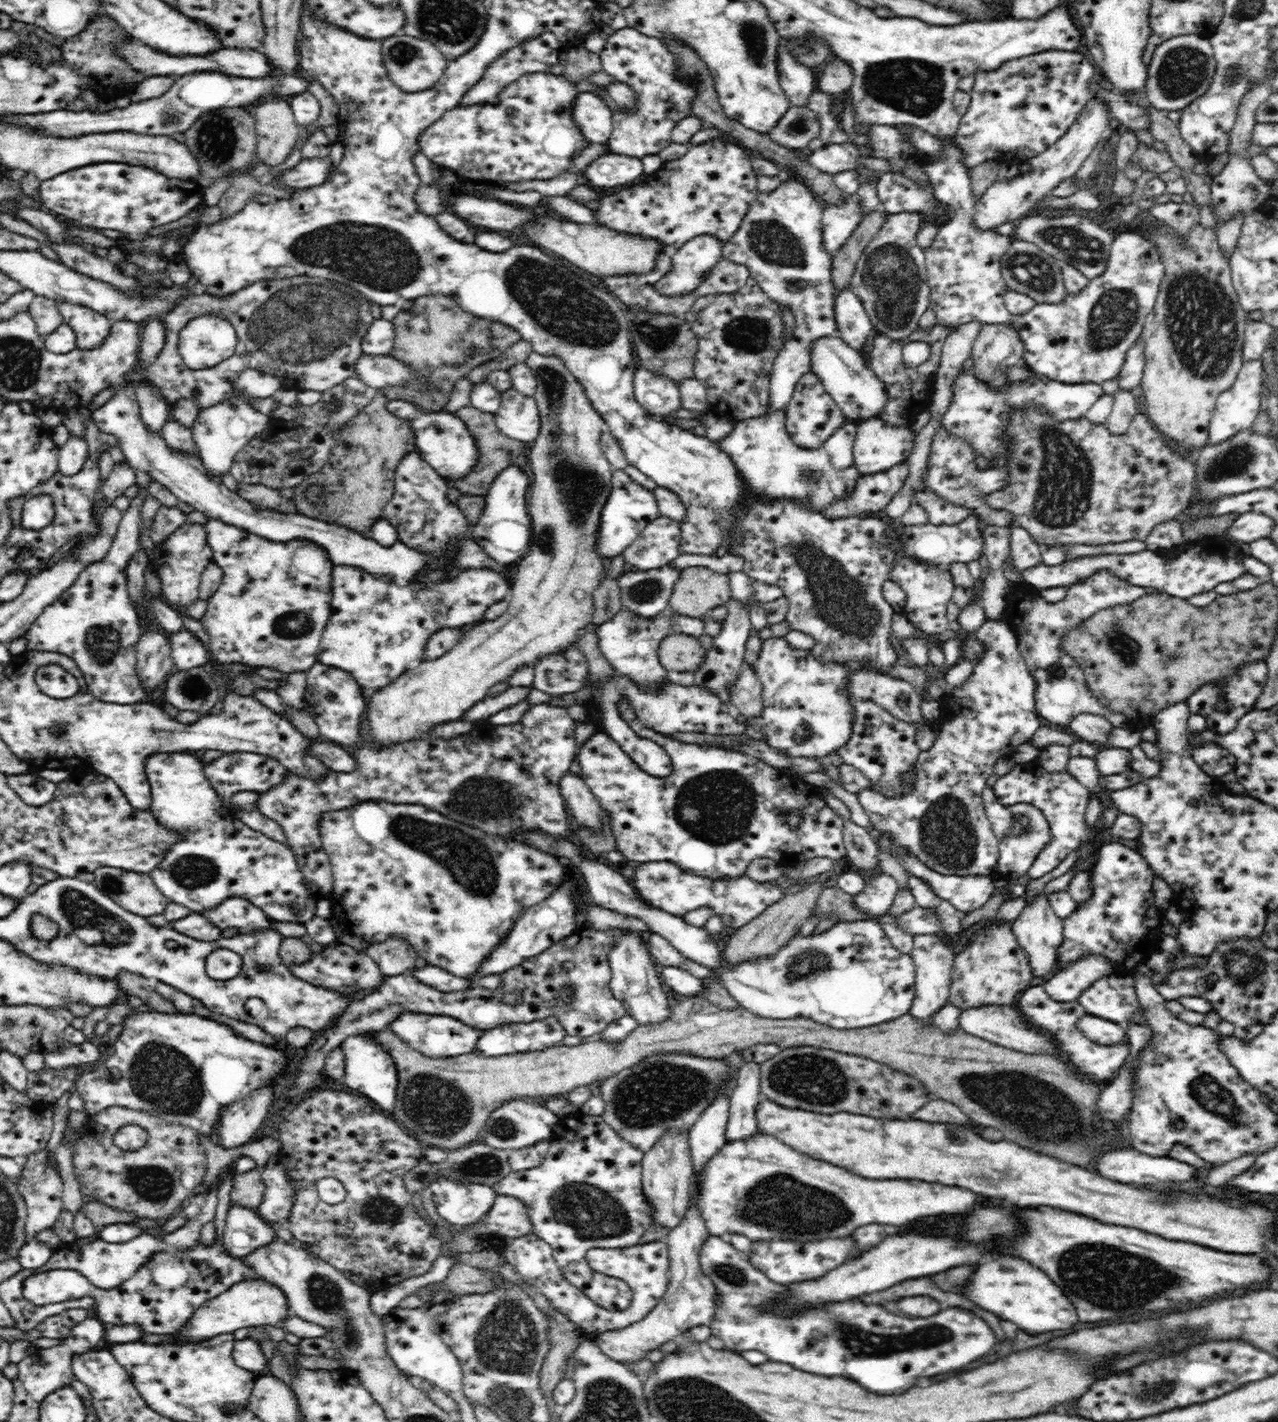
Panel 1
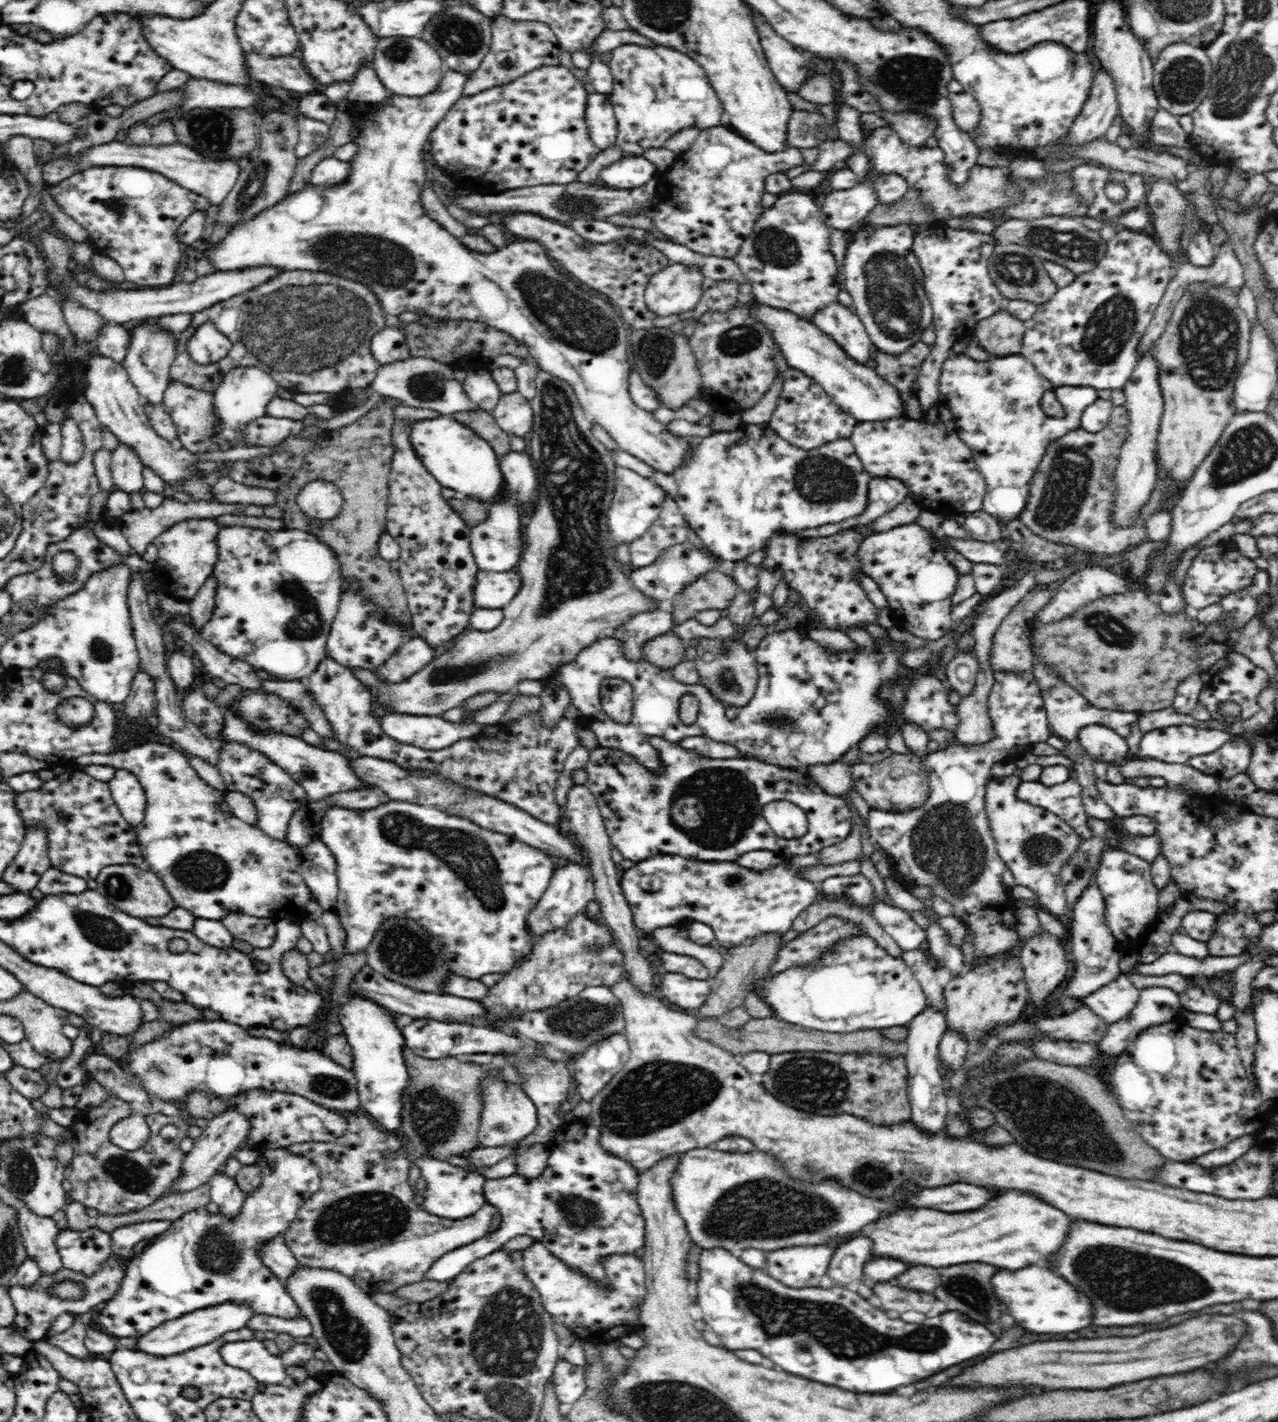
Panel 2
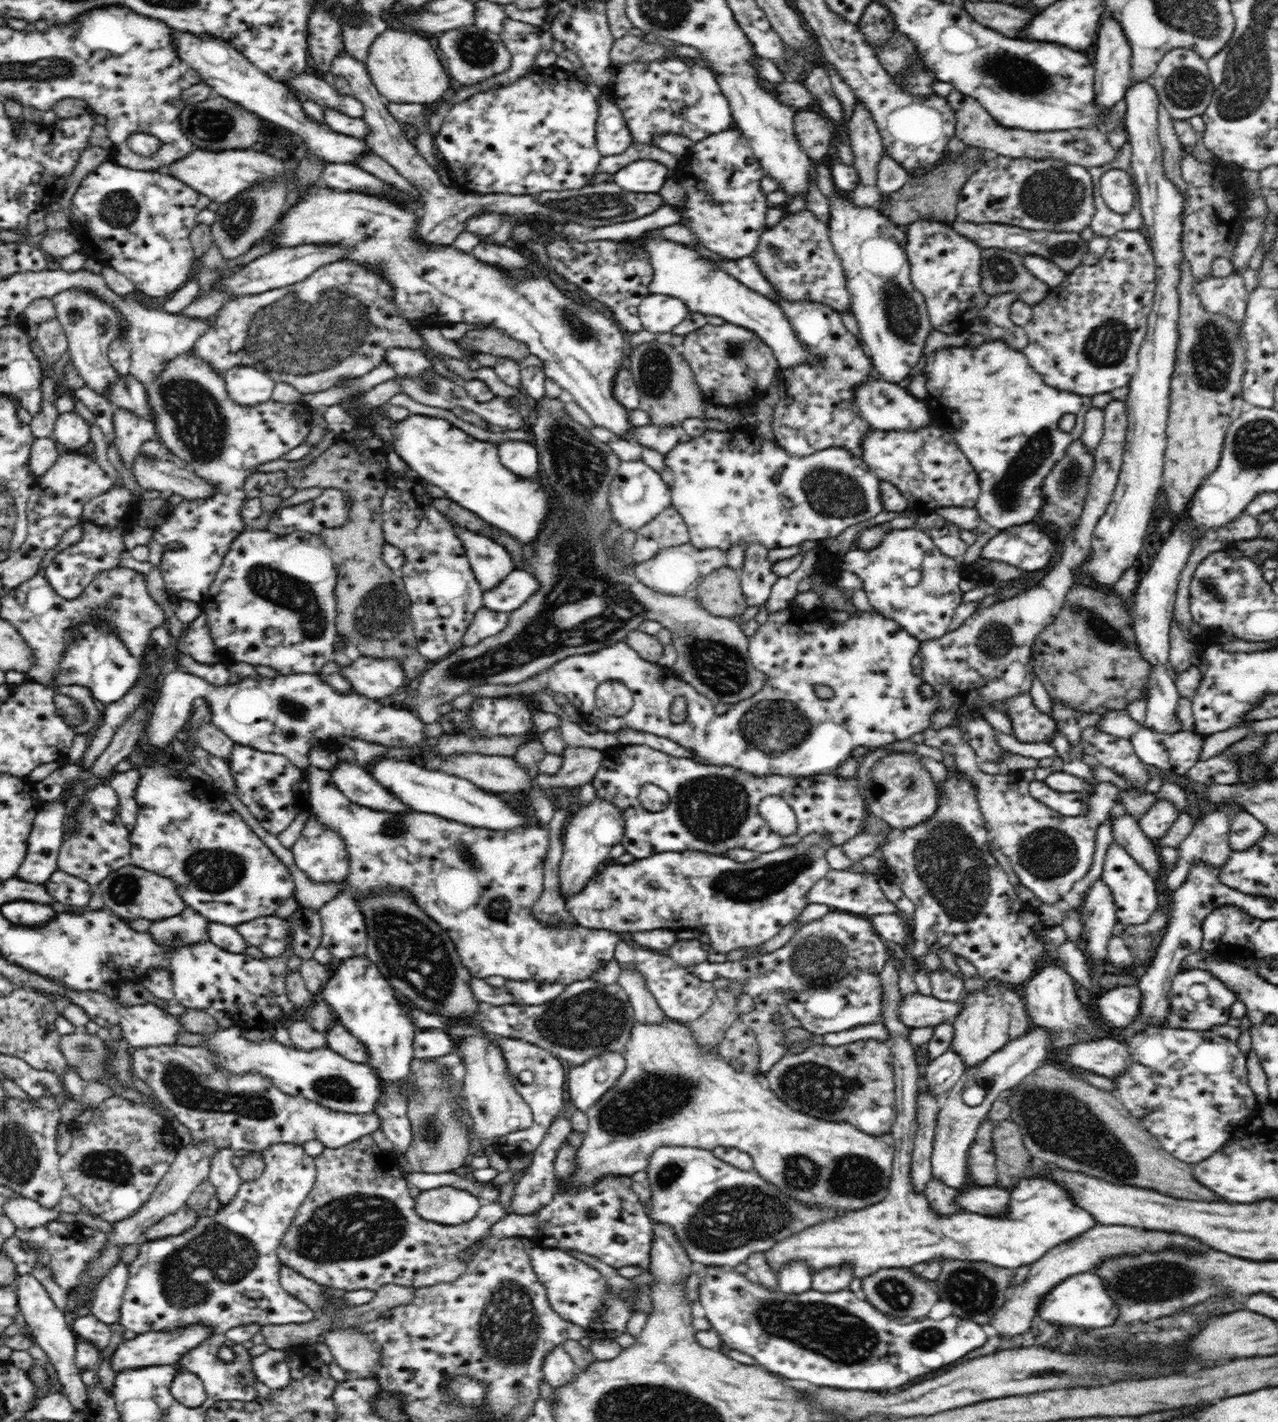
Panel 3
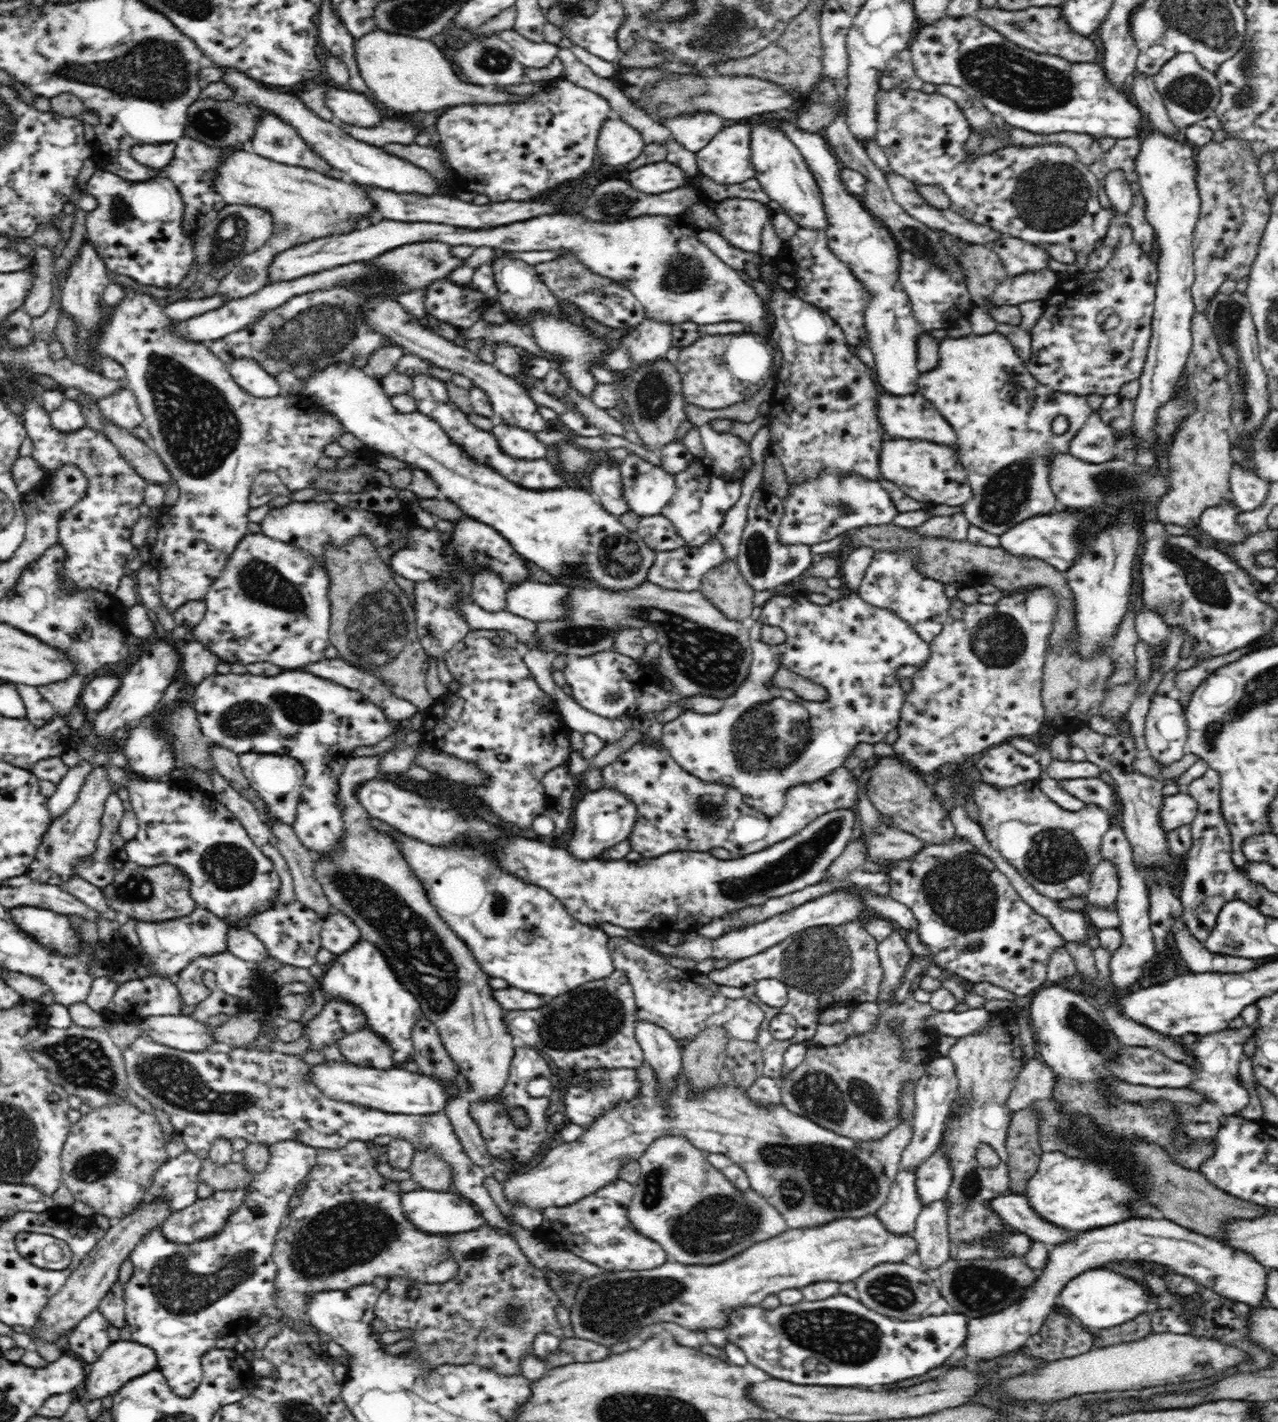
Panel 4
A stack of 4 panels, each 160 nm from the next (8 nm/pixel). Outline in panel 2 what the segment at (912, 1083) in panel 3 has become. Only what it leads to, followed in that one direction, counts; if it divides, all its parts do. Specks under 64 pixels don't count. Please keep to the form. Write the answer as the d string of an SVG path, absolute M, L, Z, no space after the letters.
M904 1180L897 1192L902 1193L901 1202L890 1214L882 1214L878 1220L862 1226L857 1233L826 1240L824 1245L836 1250L840 1245L858 1237L872 1241L870 1256L884 1256L908 1262L912 1266L952 1266L962 1262L986 1262L1004 1270L1020 1270L1046 1260L1054 1254L1071 1229L1074 1218L1034 1194L1008 1190L1002 1196L988 1202L984 1208L964 1214L946 1214L930 1207L908 1205L908 1197L922 1190L917 1182Z

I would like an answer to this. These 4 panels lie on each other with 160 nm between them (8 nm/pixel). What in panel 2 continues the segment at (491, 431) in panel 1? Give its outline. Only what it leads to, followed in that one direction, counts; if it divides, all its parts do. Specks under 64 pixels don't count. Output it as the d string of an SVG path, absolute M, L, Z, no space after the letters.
M474 410L453 413L452 418L470 427L478 436L485 438L501 460L510 451L510 435L504 432L489 411Z

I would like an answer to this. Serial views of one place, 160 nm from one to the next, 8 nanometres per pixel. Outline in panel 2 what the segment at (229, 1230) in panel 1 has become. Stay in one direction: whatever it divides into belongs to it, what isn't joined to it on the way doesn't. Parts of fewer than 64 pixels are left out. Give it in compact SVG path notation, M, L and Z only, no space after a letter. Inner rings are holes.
M219 1169L209 1180L211 1202L216 1203L220 1213L228 1218L234 1218L243 1208L245 1192L238 1186L235 1177L230 1177ZM283 1235L277 1236L273 1241L262 1245L259 1250L259 1257L284 1284L299 1266L299 1262L292 1251L286 1247Z

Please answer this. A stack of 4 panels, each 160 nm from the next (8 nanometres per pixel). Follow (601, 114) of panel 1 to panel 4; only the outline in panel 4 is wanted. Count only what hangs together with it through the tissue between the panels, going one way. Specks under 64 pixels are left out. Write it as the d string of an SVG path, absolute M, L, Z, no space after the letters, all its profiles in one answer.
M610 116L601 126L597 138L597 151L607 165L626 165L636 161L643 153L642 133L617 116Z

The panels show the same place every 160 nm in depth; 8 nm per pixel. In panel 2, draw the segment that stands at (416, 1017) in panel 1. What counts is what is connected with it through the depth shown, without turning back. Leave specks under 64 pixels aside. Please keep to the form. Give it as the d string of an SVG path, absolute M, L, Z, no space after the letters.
M432 1019L407 1021L402 1025L405 1044L416 1056L437 1061L438 1059L455 1057L458 1054L492 1054L504 1057L508 1064L517 1070L520 1076L520 1088L536 1107L536 1126L534 1130L520 1138L514 1147L526 1150L534 1144L549 1145L558 1137L561 1127L560 1105L566 1101L570 1090L572 1070L568 1068L566 1057L555 1060L548 1056L543 1048L520 1036L492 1029L488 1026L471 1025L470 1023L440 1022Z

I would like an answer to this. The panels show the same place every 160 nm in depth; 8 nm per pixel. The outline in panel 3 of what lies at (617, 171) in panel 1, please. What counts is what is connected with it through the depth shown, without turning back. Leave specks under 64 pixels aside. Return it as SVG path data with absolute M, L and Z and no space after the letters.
M637 160L616 172L613 182L631 193L656 194L673 175L665 164L655 160Z

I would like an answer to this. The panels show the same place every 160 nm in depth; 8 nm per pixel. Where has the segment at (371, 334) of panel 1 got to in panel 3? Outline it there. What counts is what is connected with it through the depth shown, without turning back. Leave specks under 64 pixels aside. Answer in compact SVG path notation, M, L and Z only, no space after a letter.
M406 347L390 349L385 359L394 367L398 377L418 378L424 373L434 374L434 367L426 356Z

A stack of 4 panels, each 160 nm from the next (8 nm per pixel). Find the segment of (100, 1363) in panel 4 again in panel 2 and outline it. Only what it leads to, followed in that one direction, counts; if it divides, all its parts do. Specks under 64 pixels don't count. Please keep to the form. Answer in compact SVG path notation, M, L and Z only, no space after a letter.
M222 1303L221 1305L185 1314L173 1321L164 1322L164 1324L157 1326L150 1332L136 1338L134 1349L151 1357L169 1357L173 1354L180 1354L187 1350L198 1348L198 1346L210 1344L210 1342L214 1342L214 1340L227 1332L244 1328L249 1318L252 1318L252 1311L250 1311L248 1305Z

